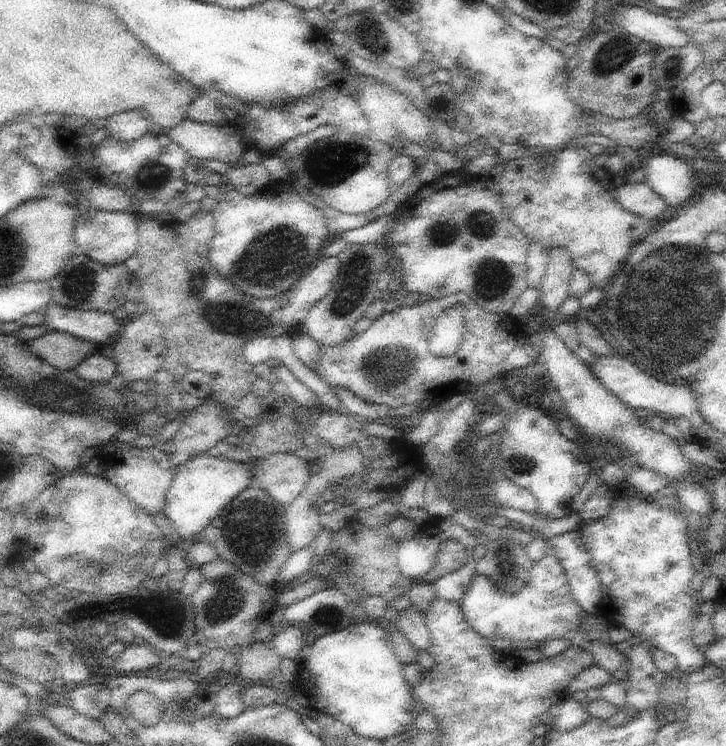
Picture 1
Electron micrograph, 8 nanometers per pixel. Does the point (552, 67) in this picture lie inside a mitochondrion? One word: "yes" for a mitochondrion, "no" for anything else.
no

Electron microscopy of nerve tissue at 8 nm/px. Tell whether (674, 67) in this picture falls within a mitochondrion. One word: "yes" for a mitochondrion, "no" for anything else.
yes

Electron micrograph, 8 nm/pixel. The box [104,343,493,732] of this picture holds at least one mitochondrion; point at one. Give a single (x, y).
(225, 602)

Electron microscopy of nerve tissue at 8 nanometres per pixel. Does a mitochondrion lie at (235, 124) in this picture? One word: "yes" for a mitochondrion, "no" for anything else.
no

